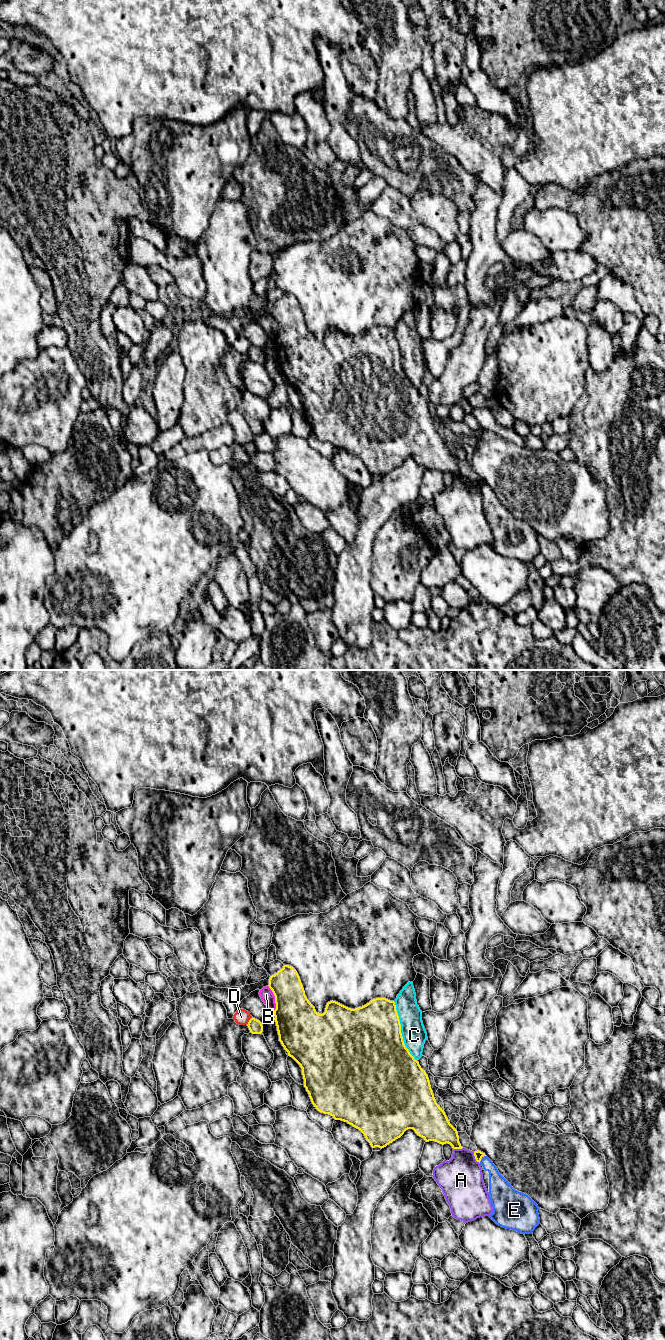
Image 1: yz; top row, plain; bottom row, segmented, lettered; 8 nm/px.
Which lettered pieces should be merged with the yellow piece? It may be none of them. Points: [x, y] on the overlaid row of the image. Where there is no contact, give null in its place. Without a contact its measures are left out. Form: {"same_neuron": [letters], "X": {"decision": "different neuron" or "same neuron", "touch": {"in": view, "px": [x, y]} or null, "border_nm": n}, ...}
{"same_neuron": [], "A": {"decision": "different neuron", "touch": {"in": "yz", "px": [475, 1158]}, "border_nm": 110}, "B": {"decision": "different neuron", "touch": {"in": "yz", "px": [275, 998]}, "border_nm": 220}, "C": {"decision": "different neuron", "touch": {"in": "yz", "px": [400, 1031]}, "border_nm": 500}, "D": {"decision": "different neuron", "touch": {"in": "yz", "px": [249, 1021]}, "border_nm": 80}, "E": {"decision": "different neuron", "touch": {"in": "yz", "px": [481, 1158]}, "border_nm": 80}}

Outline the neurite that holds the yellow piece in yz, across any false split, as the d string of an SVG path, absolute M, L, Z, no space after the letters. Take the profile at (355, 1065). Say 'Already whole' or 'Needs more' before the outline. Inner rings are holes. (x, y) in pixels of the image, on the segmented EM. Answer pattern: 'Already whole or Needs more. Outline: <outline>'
Already whole. Outline: M284 965L271 976L268 986L275 996L274 1020L279 1041L288 1052L288 1056L302 1068L304 1087L319 1112L329 1114L335 1120L347 1122L359 1129L372 1148L386 1147L408 1129L413 1129L426 1142L435 1141L442 1145L448 1143L453 1149L463 1148L457 1130L436 1103L428 1075L404 1044L394 1001L376 998L355 1009L330 1001L325 1012L319 1014L307 999L297 971L289 965Z

